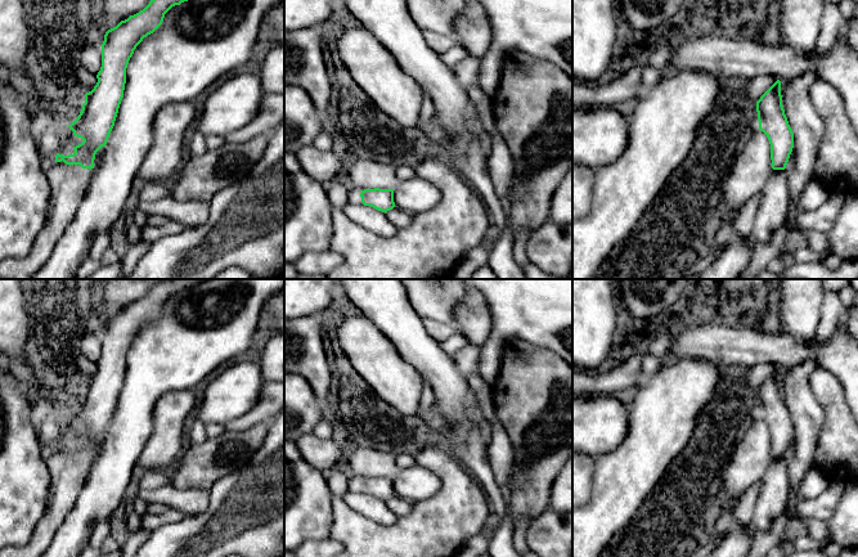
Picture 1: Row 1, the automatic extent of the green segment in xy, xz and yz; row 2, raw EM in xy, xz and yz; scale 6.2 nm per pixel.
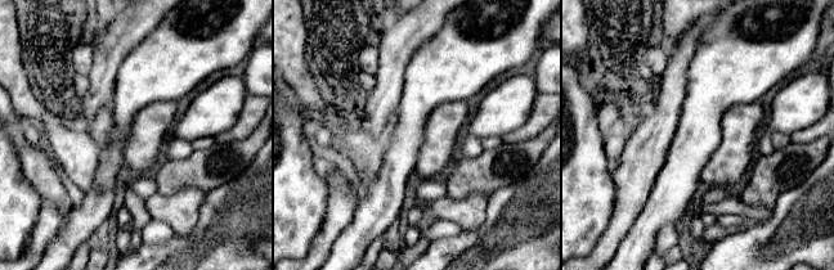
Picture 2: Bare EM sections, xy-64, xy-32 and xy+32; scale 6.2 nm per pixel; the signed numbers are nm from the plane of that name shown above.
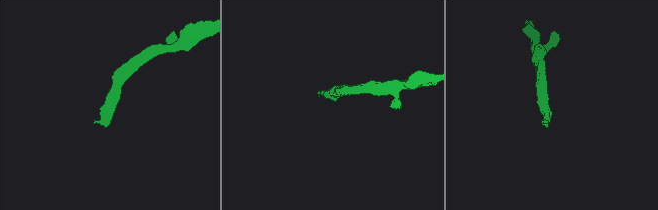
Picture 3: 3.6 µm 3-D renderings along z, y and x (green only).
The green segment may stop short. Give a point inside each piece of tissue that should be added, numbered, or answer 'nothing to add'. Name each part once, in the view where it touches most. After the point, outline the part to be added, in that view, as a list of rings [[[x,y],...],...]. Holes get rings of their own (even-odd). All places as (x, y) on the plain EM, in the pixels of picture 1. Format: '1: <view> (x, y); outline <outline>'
1: xy (68, 472); outline [[[63,449],[55,450],[45,461],[50,473],[46,509],[28,543],[0,549],[0,557],[41,557],[46,552],[57,530],[73,509],[94,461],[94,457],[66,453]]]

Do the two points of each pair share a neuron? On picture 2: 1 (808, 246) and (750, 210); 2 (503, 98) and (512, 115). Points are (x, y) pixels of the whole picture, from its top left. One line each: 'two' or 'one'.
1: two
2: one

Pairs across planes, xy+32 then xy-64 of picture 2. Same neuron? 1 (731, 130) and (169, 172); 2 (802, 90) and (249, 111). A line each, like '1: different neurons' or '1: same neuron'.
1: different neurons
2: different neurons

